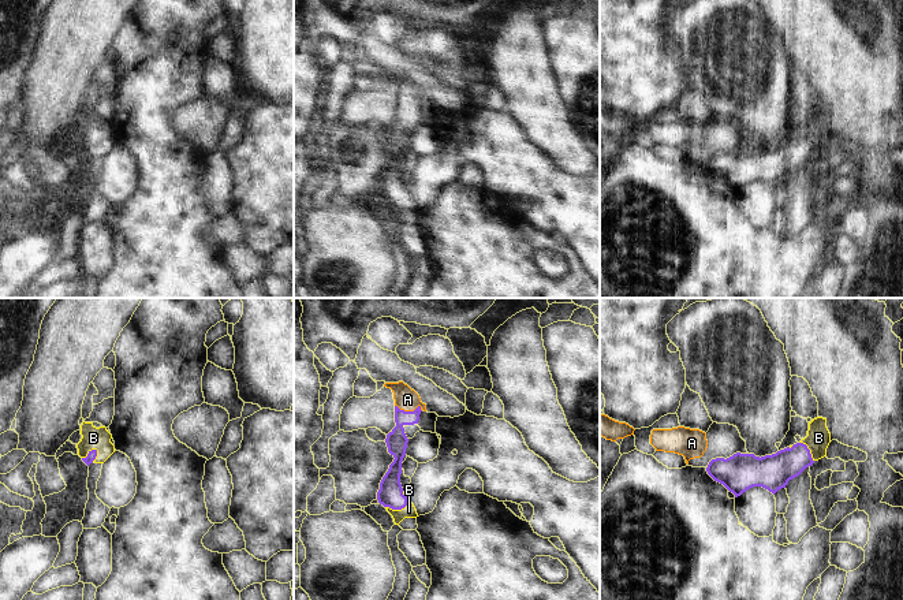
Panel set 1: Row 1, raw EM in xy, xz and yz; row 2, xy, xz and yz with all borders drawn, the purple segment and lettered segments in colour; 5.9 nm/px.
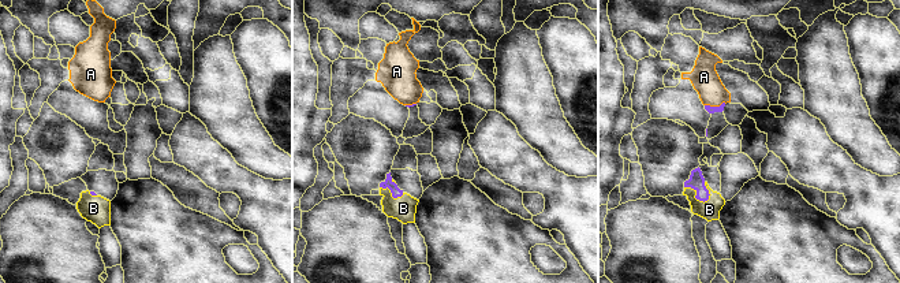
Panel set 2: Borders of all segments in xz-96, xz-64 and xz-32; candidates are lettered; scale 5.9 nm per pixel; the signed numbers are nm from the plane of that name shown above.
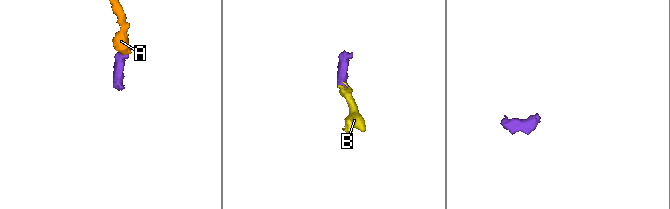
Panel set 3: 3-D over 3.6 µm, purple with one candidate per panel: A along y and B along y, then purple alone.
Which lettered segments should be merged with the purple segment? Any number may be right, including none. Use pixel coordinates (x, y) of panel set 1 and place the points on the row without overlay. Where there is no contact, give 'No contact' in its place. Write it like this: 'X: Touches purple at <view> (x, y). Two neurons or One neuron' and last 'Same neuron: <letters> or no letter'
A: Touches purple at xz (409, 105). One neuron
B: Touches purple at xy (89, 146). One neuron
Same neuron: A, B

